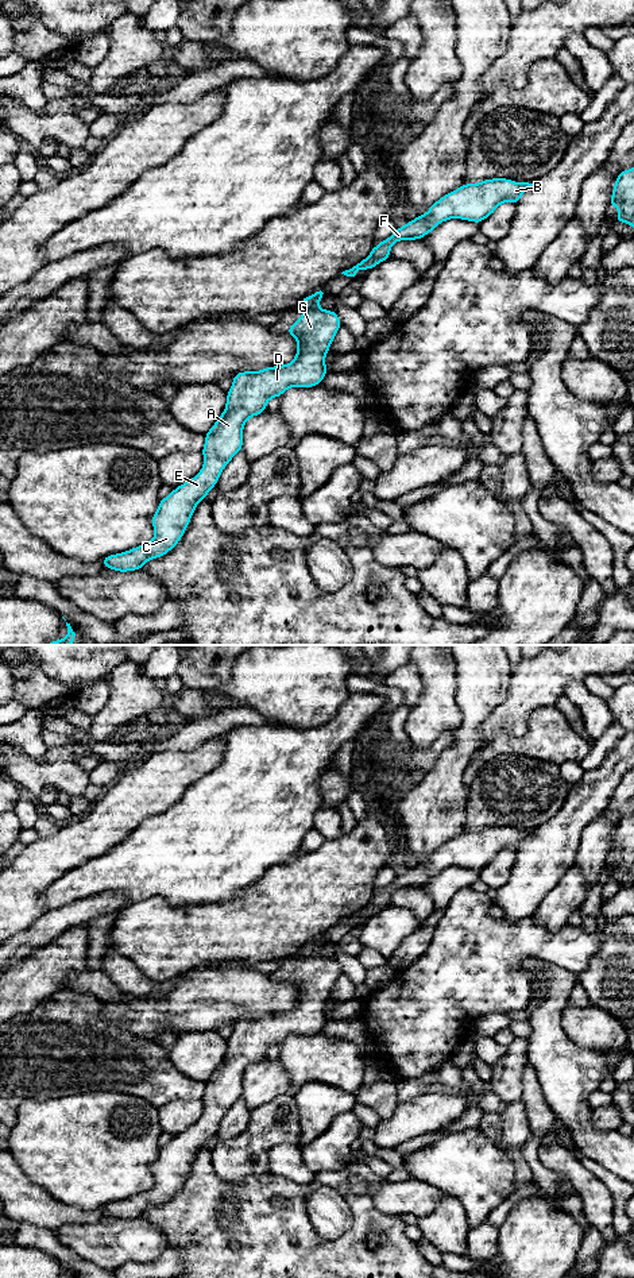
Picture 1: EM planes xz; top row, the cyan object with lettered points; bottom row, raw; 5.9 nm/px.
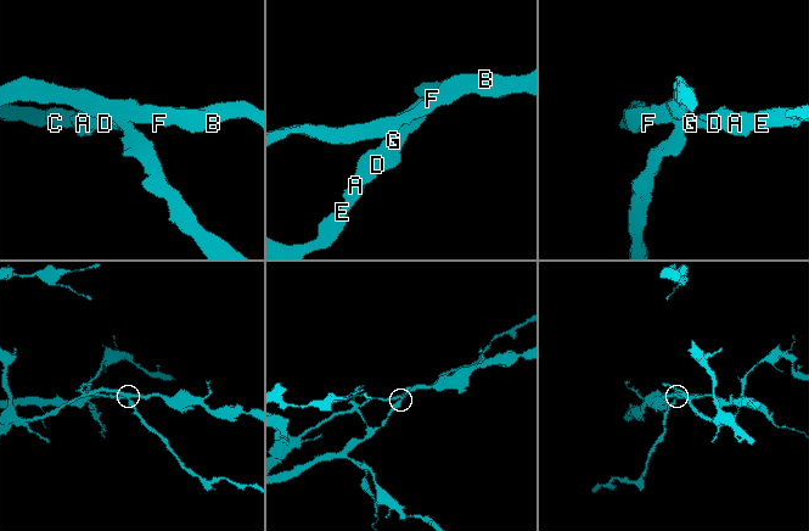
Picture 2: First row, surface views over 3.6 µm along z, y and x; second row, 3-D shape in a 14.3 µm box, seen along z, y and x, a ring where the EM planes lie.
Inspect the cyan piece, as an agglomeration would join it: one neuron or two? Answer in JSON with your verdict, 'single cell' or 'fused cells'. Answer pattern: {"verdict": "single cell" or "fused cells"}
{"verdict": "fused cells"}

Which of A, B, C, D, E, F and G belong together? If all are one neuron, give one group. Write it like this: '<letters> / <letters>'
A C D E G / B F

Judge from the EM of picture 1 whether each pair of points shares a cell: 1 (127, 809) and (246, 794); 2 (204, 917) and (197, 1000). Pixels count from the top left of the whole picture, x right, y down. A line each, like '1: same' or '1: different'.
1: different
2: different

